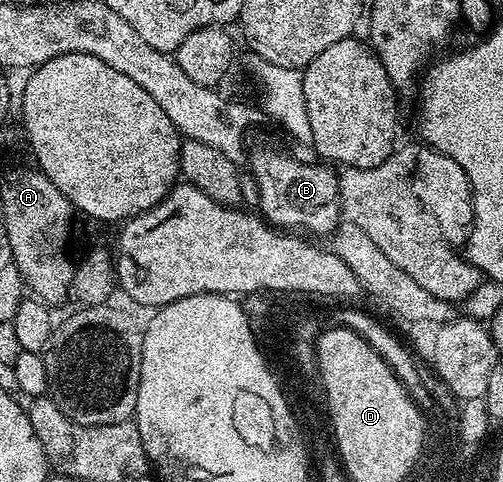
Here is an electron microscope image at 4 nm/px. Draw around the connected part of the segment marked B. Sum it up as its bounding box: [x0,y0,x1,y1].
[250,132,341,236]

